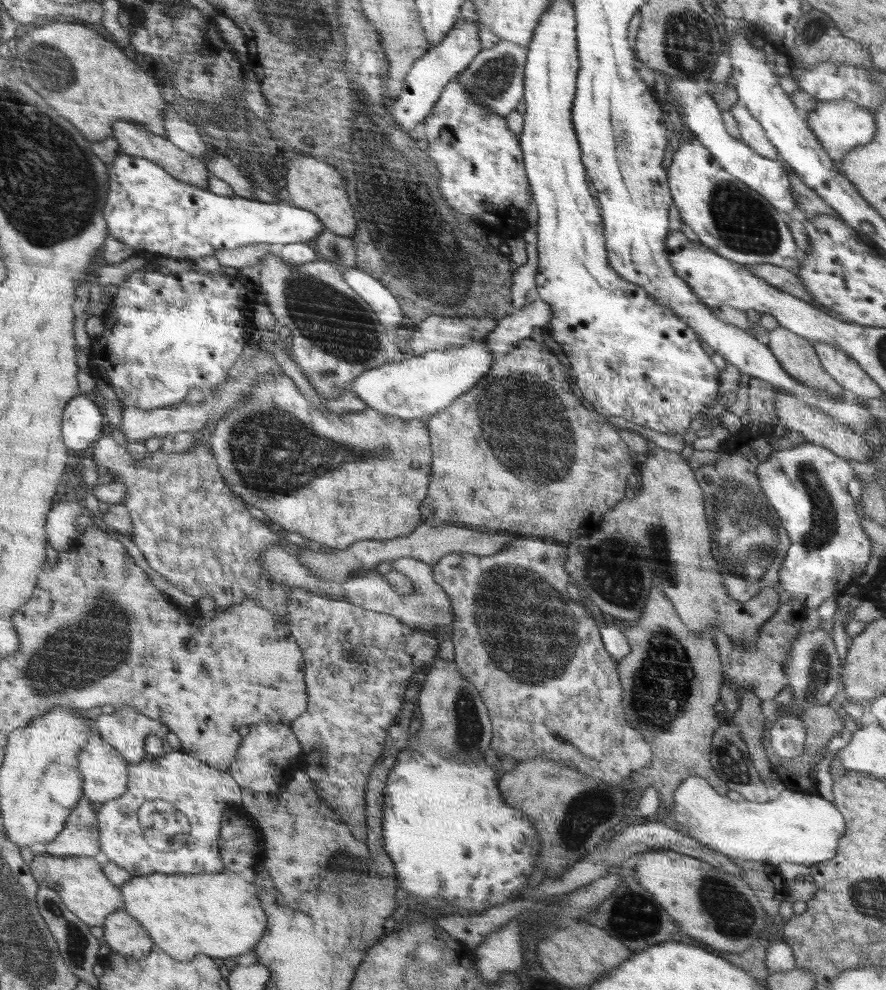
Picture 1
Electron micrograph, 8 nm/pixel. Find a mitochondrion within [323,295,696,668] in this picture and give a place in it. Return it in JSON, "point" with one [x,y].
{"point":[525,422]}

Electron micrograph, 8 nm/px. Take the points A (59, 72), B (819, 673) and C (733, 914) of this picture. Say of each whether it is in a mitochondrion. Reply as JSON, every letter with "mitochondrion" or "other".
{"A":"mitochondrion","B":"mitochondrion","C":"mitochondrion"}

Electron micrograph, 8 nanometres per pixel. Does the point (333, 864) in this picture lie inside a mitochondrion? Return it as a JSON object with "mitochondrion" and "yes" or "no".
{"mitochondrion":"no"}

